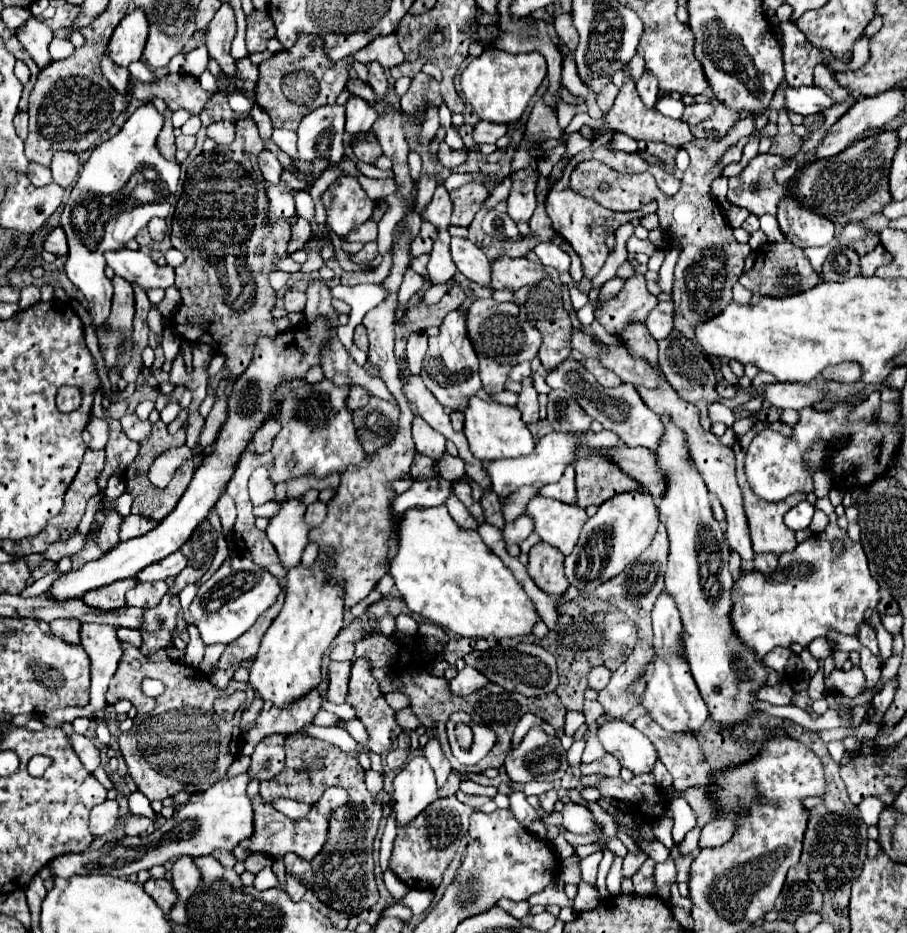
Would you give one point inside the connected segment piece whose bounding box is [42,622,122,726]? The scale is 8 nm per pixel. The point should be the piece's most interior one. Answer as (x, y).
(102, 645)

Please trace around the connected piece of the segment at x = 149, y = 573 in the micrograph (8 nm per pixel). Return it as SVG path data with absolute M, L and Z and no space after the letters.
M180 550L172 552L172 556L166 556L160 562L154 562L152 566L146 566L144 572L140 572L136 576L138 582L146 582L146 580L166 580L170 576L178 576L184 568L186 568L188 560L184 558L184 554Z

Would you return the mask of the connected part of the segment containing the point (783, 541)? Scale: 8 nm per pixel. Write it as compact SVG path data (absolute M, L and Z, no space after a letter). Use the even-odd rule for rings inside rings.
M777 421L771 424L757 422L747 433L736 438L732 450L736 454L736 476L738 476L738 484L740 484L740 490L742 490L742 496L744 496L744 510L746 510L746 518L748 518L748 528L750 528L750 540L752 540L752 546L754 546L754 552L774 552L774 554L782 554L782 552L788 552L788 550L794 550L796 546L796 538L794 538L794 532L786 528L786 524L782 522L784 514L796 506L800 500L804 500L806 496L804 494L792 494L788 496L786 500L782 502L766 502L762 498L756 498L756 494L752 494L752 490L748 488L746 484L746 476L744 476L744 454L746 454L746 448L752 441L756 434L764 429L764 427L771 427L779 431L784 436L791 436L791 427L787 424Z

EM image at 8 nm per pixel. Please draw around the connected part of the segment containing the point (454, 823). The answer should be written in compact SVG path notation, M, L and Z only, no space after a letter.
M454 796L438 798L428 806L418 818L410 820L406 826L398 826L394 840L390 868L408 886L418 890L436 890L442 884L442 874L458 852L462 838L468 834L468 818L476 810L458 802Z

